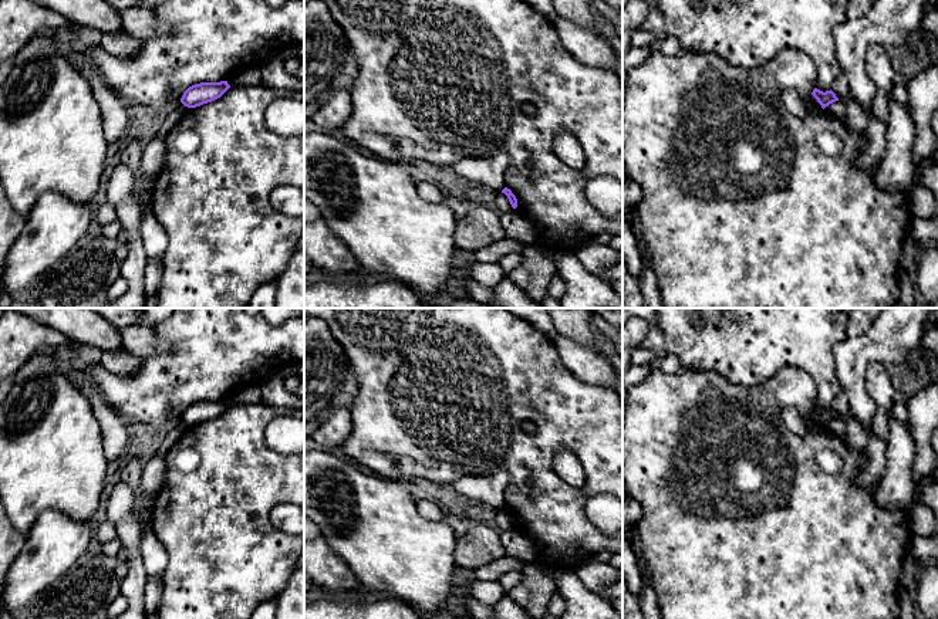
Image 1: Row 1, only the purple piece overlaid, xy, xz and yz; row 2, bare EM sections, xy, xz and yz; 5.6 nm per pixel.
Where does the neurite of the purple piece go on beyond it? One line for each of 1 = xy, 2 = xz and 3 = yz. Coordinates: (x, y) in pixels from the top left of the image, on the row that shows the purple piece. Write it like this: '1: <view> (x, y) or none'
1: none
2: none
3: none

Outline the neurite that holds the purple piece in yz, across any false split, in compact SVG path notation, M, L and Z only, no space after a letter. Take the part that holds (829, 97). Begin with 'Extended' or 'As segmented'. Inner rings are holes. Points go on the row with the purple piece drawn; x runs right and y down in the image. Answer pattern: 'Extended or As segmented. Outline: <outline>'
As segmented. Outline: M814 88L812 95L817 99L817 102L821 105L823 109L826 106L829 106L830 104L839 101L839 98L836 97L836 94L831 89L823 92L823 91L817 89L817 88Z

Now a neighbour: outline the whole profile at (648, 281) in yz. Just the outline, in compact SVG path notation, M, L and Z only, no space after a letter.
M632 221L632 231L642 257L642 274L640 278L640 285L644 297L644 308L665 308L659 294L658 280L651 265L649 254L642 239L640 221Z

